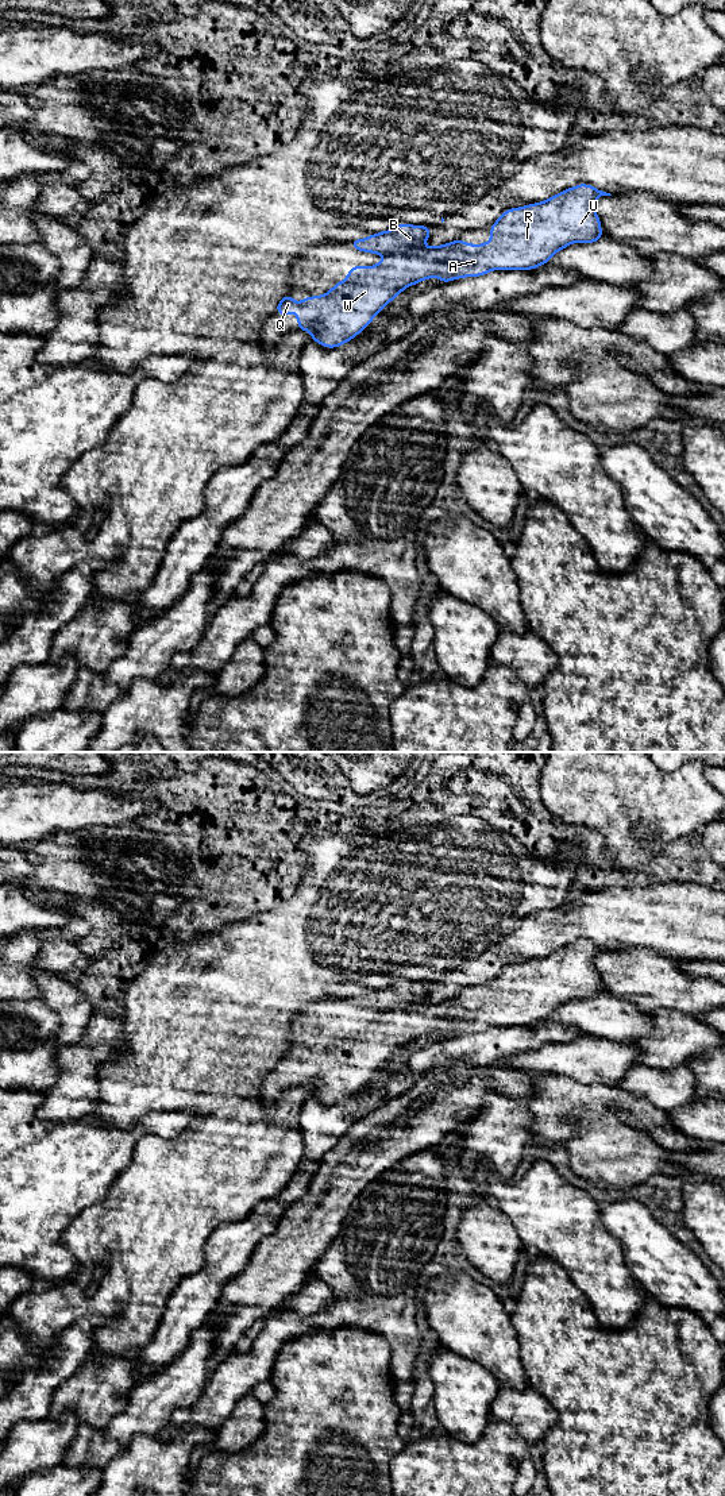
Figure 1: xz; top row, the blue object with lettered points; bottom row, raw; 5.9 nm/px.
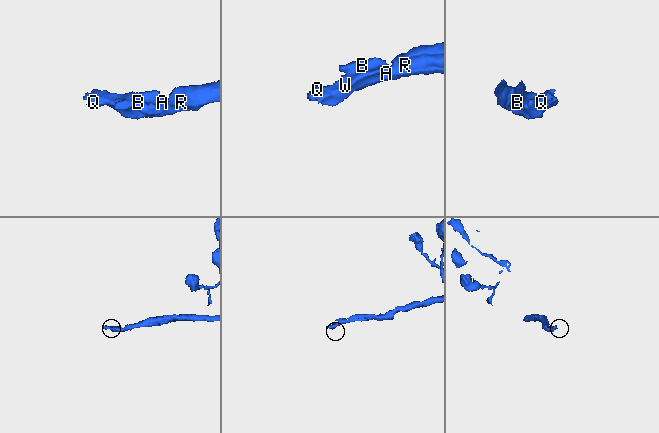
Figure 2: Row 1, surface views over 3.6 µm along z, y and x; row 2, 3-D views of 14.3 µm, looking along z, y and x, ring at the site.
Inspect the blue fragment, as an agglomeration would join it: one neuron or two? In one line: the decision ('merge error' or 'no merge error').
no merge error

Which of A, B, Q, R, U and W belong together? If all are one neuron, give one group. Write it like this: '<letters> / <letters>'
A B Q R U W

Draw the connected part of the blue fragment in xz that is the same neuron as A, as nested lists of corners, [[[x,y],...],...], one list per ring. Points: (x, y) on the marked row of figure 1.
[[[579,184],[568,188],[562,193],[554,194],[551,198],[536,204],[528,204],[520,208],[510,208],[505,211],[497,221],[493,223],[489,232],[490,240],[483,244],[470,244],[458,239],[437,247],[424,247],[423,243],[431,238],[428,225],[412,225],[401,223],[397,227],[373,234],[365,239],[350,242],[350,246],[358,251],[386,255],[375,266],[356,266],[347,271],[347,279],[339,281],[324,296],[305,297],[301,302],[296,302],[288,293],[278,302],[275,313],[289,316],[289,312],[297,315],[298,331],[311,331],[311,340],[327,348],[339,347],[359,335],[393,298],[396,298],[404,289],[425,281],[428,278],[439,277],[440,284],[459,279],[463,277],[479,277],[491,270],[532,270],[545,265],[559,250],[566,248],[571,243],[594,243],[602,238],[601,220],[594,209],[594,203],[602,196],[612,196],[610,193],[595,189],[589,184]]]

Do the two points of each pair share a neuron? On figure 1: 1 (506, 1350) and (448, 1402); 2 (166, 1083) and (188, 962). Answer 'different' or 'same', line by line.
1: different
2: same

